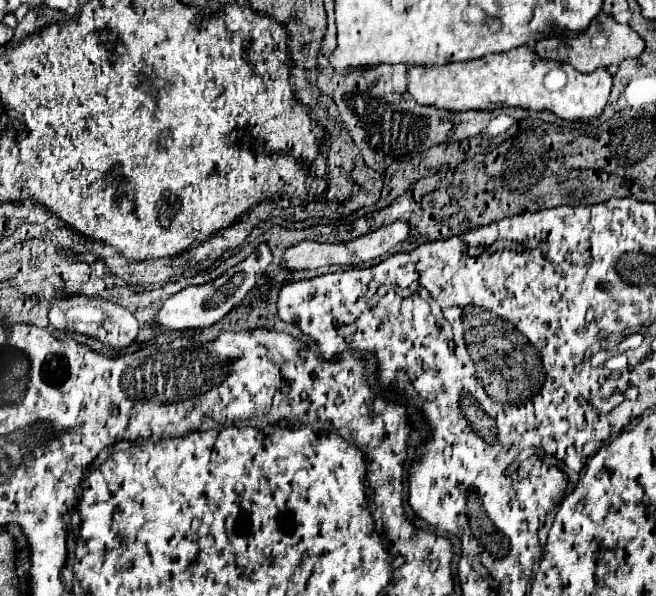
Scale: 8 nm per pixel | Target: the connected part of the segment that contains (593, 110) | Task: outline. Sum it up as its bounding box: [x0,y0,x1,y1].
[407,45,611,119]

